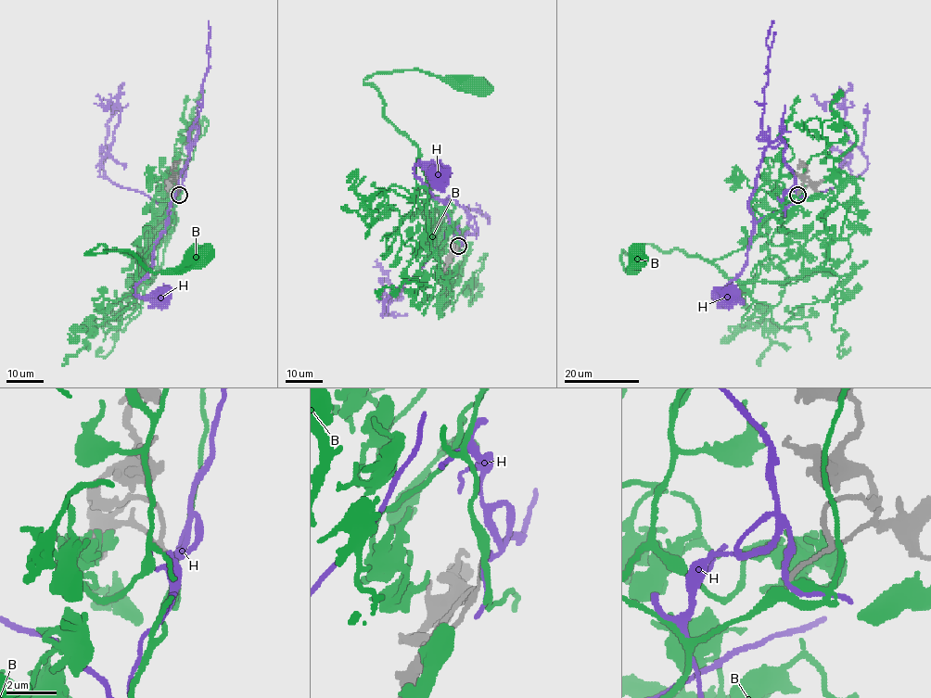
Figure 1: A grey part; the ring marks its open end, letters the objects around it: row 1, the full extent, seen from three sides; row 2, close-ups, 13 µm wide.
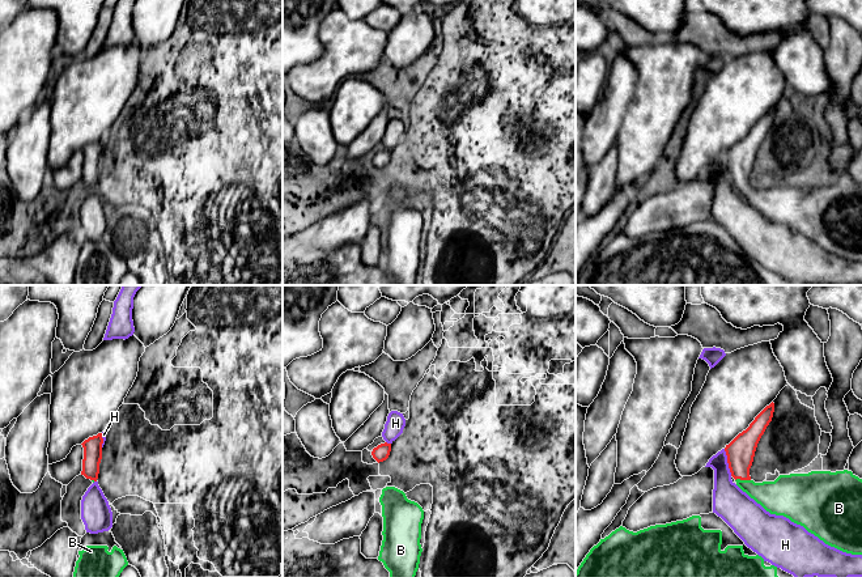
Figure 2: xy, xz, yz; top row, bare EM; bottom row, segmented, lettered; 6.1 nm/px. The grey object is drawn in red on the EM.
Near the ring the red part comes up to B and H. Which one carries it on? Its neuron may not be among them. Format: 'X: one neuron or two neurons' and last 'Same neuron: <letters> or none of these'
B: one neuron
H: two neurons
Same neuron: B

